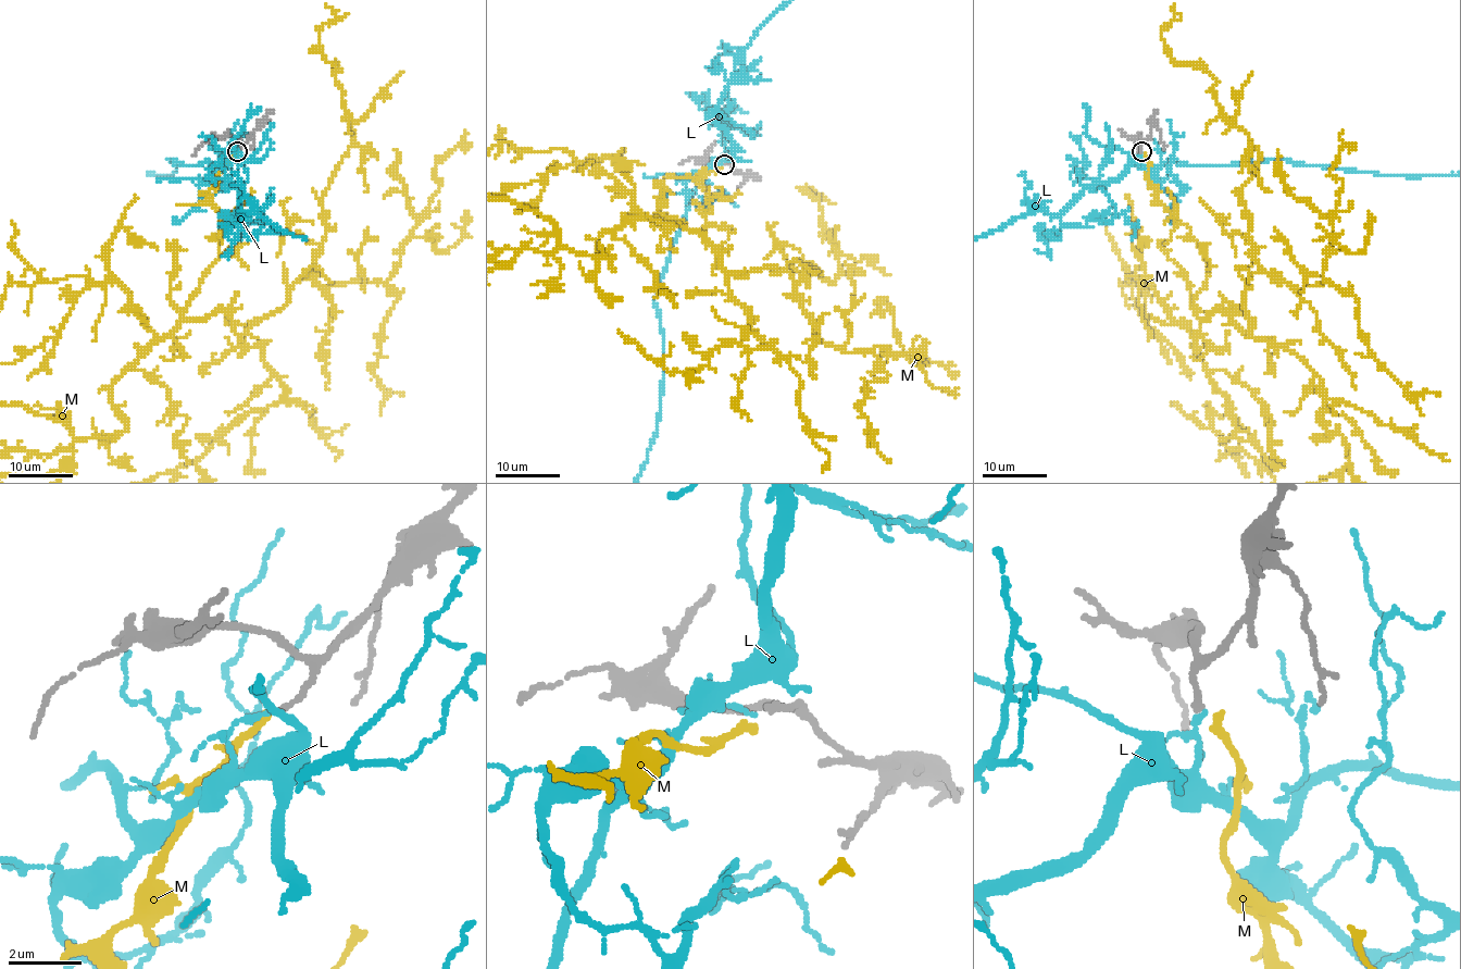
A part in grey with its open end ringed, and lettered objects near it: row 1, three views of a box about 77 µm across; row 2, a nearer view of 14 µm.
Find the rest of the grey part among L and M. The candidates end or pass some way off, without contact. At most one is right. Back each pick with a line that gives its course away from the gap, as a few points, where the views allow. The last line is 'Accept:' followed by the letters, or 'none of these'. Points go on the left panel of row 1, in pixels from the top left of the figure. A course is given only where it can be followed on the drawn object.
Accept: M

